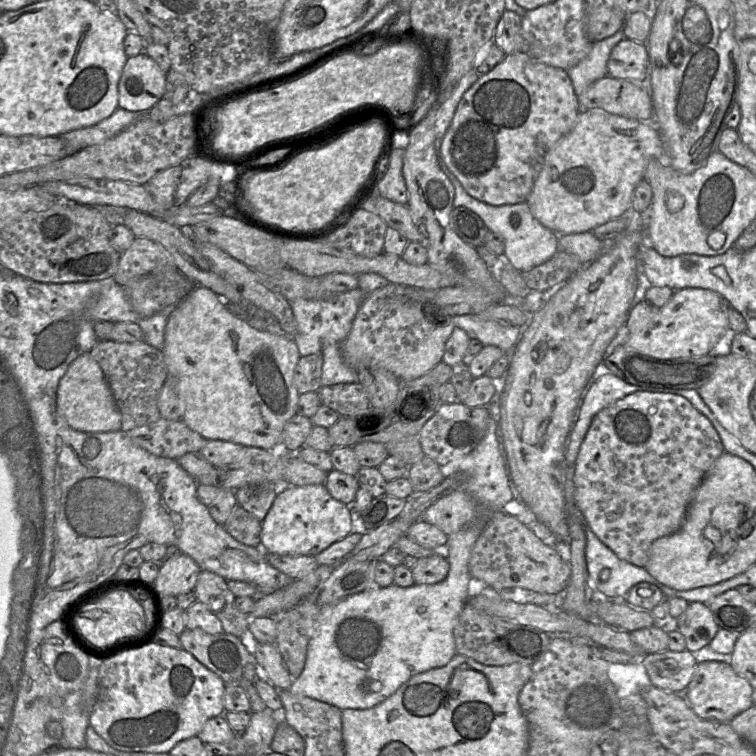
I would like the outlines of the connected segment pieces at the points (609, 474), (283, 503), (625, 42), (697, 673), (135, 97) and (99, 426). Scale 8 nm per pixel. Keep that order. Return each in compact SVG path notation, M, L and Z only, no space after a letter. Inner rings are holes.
M635 392L629 394L599 411L590 424L574 465L575 504L590 529L619 559L644 568L649 560L651 544L656 539L673 534L681 528L696 489L724 452L725 448L713 424L687 399L668 393Z
M324 484L281 486L261 522L260 547L280 556L315 556L353 530L351 507L334 499Z
M624 38L613 48L607 68L609 76L642 84L650 92L650 60L646 43Z
M705 661L697 664L683 696L698 717L729 723L735 716L754 704L753 691L751 684L737 674L730 663Z
M145 52L129 57L118 83L118 106L147 113L164 96L166 77L167 73Z
M90 352L78 356L59 381L57 405L68 424L82 432L110 432L121 430L121 414L112 390L99 363Z

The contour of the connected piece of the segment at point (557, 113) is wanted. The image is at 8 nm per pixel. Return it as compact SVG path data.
M526 52L508 54L464 93L442 140L441 154L473 198L493 206L523 203L533 189L546 153L571 131L580 111L566 70L537 61Z

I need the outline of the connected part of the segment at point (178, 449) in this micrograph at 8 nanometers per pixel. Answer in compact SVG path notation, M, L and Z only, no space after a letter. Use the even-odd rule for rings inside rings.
M163 418L126 433L136 446L153 455L174 460L188 452L199 452L206 441L182 420Z

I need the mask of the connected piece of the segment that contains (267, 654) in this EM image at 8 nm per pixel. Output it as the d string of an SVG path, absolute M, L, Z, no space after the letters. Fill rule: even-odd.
M255 642L251 654L262 676L266 678L277 690L288 690L292 685L287 668L275 643L259 644Z

